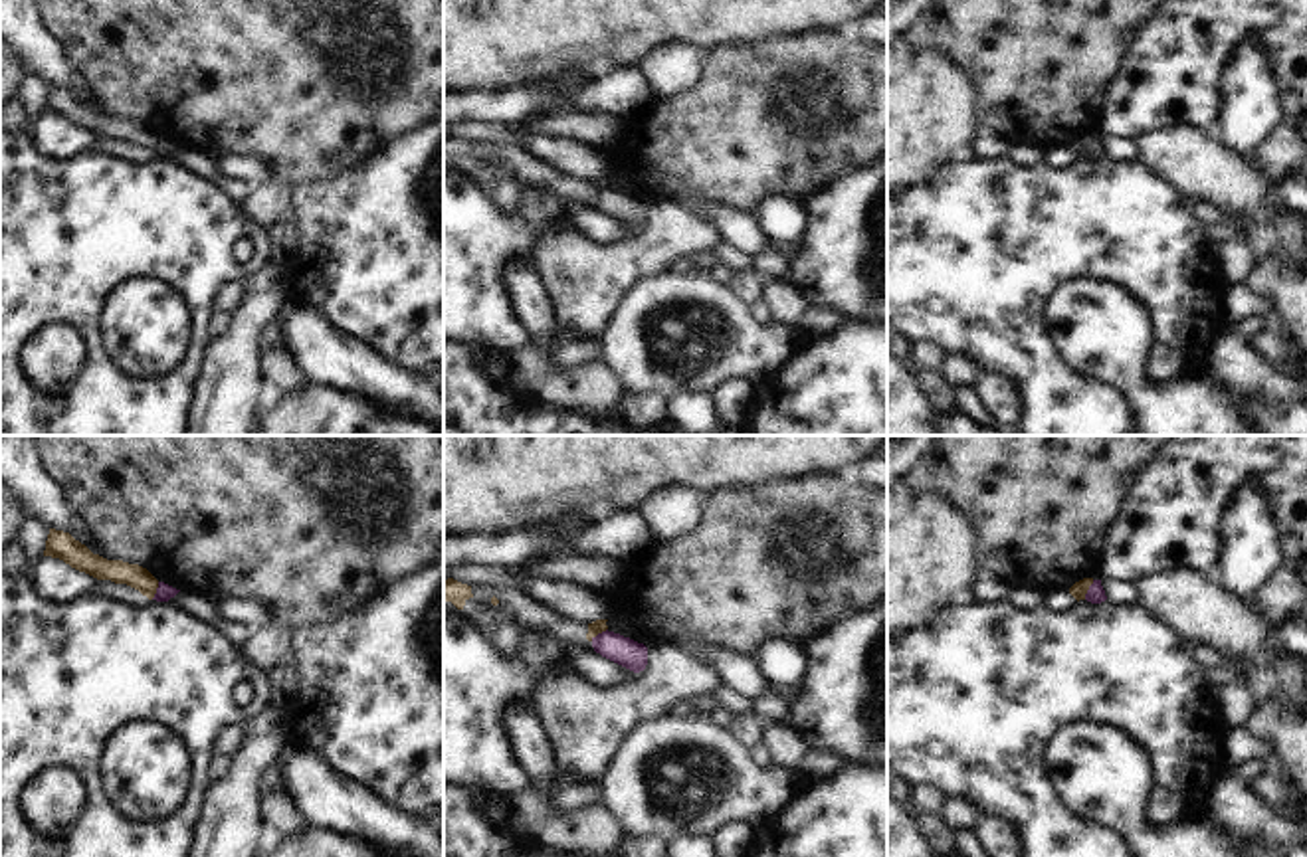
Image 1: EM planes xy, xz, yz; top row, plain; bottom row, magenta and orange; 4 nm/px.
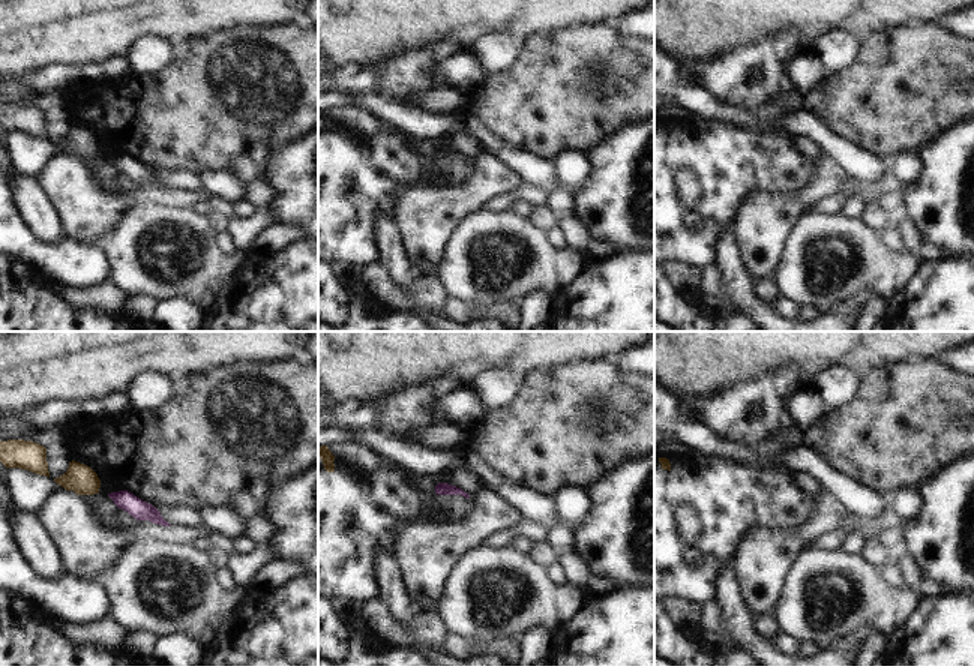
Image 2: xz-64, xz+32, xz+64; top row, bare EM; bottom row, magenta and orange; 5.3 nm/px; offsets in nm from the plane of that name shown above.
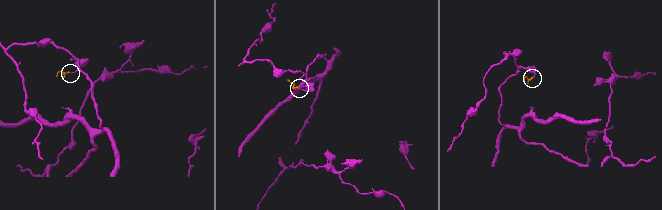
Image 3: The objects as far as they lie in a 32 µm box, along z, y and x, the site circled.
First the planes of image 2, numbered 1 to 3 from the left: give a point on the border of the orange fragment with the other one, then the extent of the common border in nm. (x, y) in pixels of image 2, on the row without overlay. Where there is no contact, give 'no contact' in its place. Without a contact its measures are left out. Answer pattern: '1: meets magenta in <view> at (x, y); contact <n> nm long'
1: no contact
2: no contact
3: no contact

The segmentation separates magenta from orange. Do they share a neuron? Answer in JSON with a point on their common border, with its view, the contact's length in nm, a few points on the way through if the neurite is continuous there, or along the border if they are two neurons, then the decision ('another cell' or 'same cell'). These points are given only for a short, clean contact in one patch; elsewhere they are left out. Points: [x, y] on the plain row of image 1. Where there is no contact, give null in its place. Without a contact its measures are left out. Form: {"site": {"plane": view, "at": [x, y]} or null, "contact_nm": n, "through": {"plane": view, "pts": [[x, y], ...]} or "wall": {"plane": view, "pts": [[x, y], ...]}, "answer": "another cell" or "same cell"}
{"site": {"plane": "yz", "at": [1088, 147]}, "contact_nm": 90, "through": {"plane": "yz", "pts": [[1096, 151], [1088, 147], [1078, 147]]}, "answer": "same cell"}

